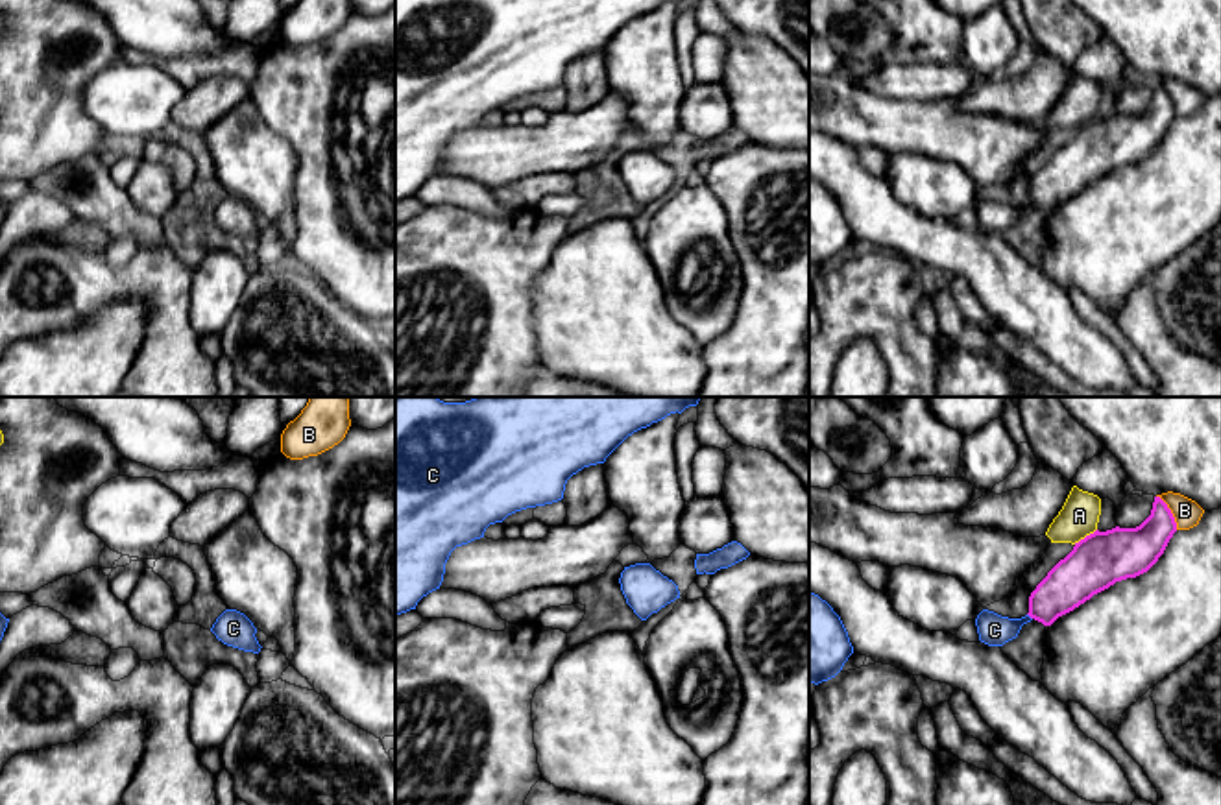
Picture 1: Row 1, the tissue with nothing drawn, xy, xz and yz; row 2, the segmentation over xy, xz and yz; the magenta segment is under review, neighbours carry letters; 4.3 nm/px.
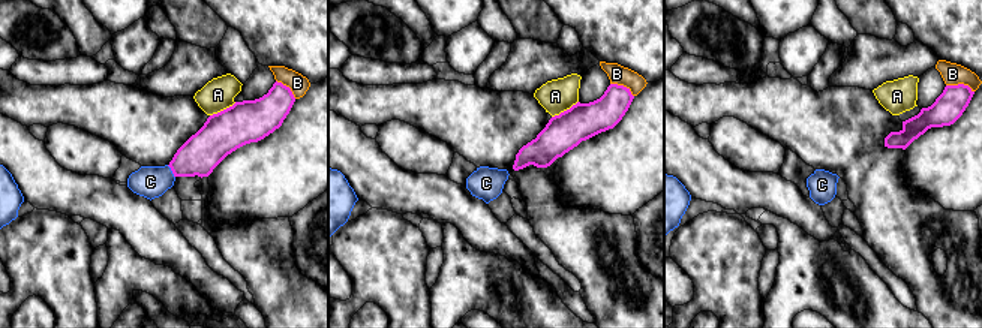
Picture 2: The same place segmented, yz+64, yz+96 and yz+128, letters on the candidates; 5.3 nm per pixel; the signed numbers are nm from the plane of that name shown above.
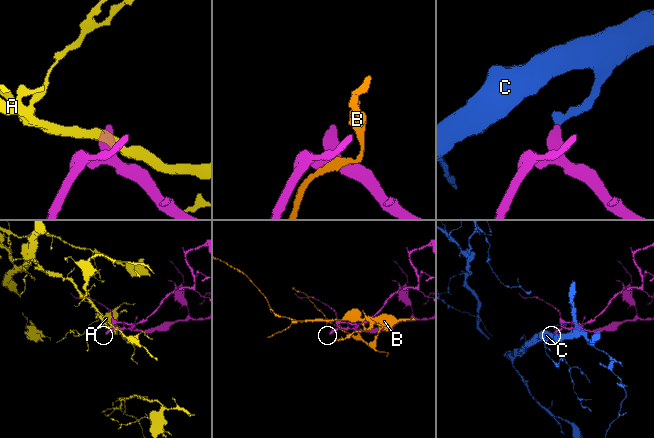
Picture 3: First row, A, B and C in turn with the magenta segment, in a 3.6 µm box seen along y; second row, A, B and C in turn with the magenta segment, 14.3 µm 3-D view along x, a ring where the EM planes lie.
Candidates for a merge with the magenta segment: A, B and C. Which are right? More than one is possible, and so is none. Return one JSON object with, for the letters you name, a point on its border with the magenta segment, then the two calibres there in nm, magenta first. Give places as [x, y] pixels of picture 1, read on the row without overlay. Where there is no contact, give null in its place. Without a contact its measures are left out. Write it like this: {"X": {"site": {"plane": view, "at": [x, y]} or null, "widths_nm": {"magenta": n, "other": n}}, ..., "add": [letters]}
{"C": {"site": {"plane": "yz", "at": [1029, 202]}, "widths_nm": {"magenta": 200, "other": 140}}, "add": ["C"]}

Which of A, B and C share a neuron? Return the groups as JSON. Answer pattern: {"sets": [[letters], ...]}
{"sets": [["A"], ["B"], ["C"]]}

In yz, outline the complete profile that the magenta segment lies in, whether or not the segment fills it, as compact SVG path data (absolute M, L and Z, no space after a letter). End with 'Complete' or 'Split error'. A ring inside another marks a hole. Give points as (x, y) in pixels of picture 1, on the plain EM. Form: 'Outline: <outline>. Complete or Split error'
Outline: M1155 83L1151 102L1136 114L1095 116L1060 146L1029 183L1029 199L1022 205L983 196L977 205L979 227L1003 233L1018 223L1033 205L1051 212L1094 181L1116 168L1147 159L1164 140L1177 109L1167 90Z. Split error

